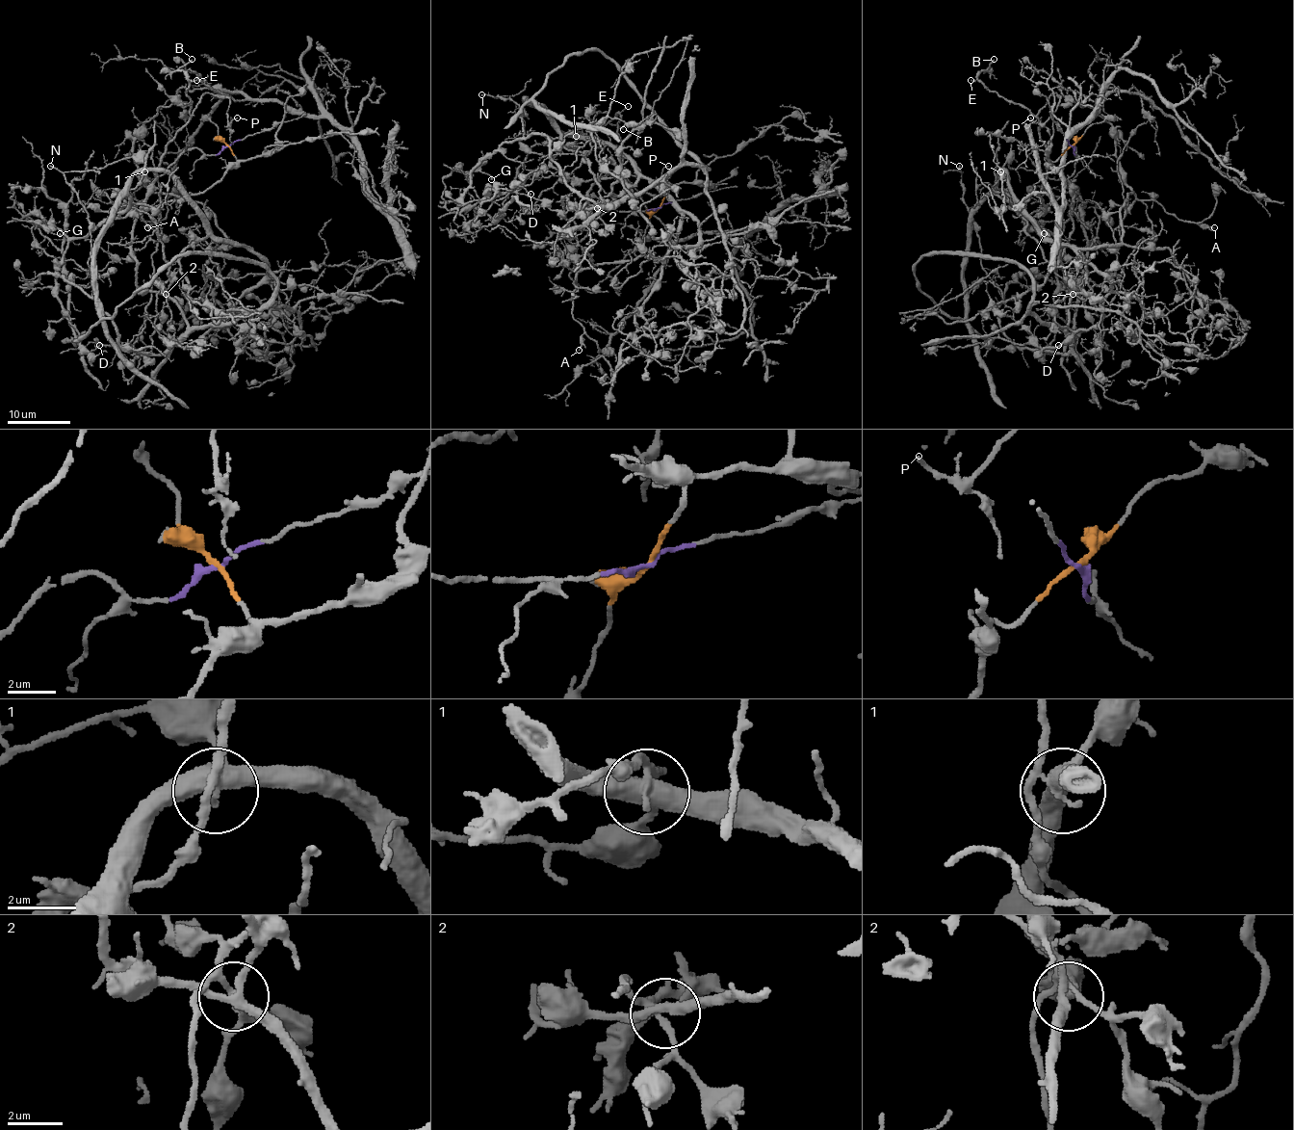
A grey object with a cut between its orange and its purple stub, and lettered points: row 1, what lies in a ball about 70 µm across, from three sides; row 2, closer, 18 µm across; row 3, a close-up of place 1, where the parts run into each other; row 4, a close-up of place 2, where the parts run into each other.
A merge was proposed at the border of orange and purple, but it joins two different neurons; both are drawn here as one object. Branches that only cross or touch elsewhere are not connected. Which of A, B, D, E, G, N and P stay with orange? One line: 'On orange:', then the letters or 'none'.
On orange: A, D, G

